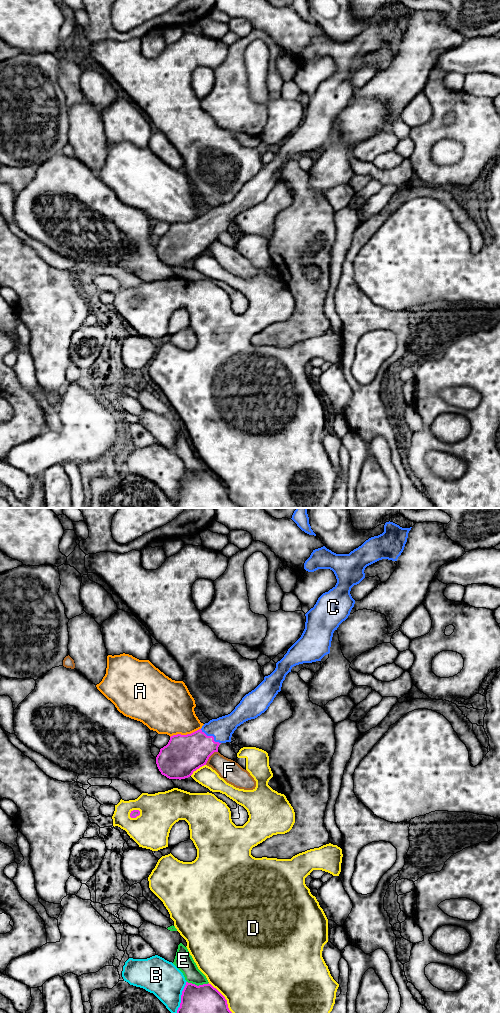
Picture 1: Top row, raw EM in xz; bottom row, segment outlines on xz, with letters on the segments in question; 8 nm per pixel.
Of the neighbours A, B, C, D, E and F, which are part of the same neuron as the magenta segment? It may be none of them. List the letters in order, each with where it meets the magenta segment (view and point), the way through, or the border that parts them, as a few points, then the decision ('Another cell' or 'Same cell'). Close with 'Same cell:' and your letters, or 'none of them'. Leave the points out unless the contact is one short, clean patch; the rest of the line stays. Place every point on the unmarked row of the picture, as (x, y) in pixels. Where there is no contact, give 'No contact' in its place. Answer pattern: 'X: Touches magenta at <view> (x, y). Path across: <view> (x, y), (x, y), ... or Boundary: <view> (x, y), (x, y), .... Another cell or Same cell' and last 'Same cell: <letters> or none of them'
A: Touches magenta at xz (185, 223). Another cell
B: Touches magenta at xz (181, 486). Another cell
C: Touches magenta at xz (211, 224). Path across: xz (185, 241), (195, 237), (211, 224), (222, 216). Same cell
D: Touches magenta at xz (226, 490). Another cell
E: Touches magenta at xz (199, 473). Another cell
F: Touches magenta at xz (209, 244). Boundary: xz (217, 239), (209, 245), (205, 252). Another cell
Same cell: C

